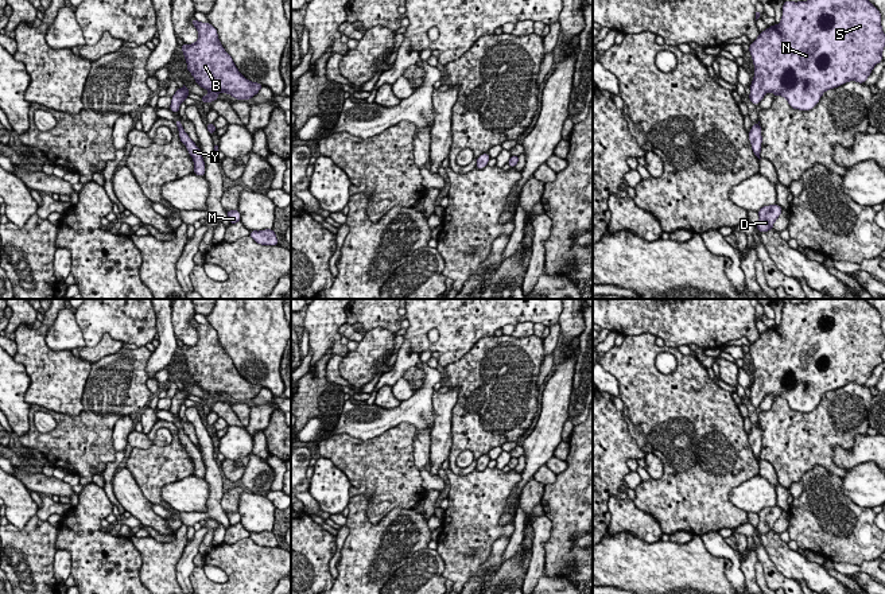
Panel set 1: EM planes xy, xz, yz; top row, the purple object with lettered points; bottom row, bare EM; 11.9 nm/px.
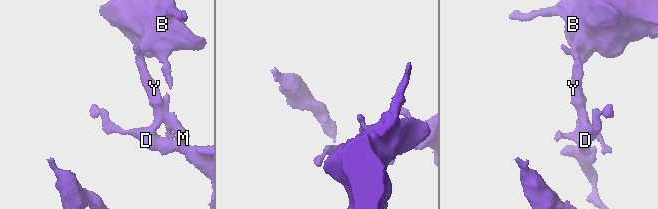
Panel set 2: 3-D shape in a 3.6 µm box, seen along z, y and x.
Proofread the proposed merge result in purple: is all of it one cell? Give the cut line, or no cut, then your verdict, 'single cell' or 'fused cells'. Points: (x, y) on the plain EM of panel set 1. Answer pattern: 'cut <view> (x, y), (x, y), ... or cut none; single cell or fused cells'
cut none; single cell

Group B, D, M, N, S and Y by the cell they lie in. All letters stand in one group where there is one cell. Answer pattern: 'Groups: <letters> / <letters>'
Groups: B D M N S Y

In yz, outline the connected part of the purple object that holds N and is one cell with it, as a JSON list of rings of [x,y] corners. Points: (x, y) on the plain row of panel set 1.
[[[810,299],[808,303],[784,303],[781,323],[760,334],[749,349],[754,365],[750,403],[757,407],[772,393],[773,397],[783,397],[793,411],[810,412],[826,392],[849,383],[863,385],[867,381],[873,369],[882,362],[885,335],[880,312],[866,299]]]

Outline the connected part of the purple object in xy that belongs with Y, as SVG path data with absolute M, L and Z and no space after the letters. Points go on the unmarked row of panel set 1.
M175 422L175 426L178 427L181 443L186 447L190 458L194 462L194 475L199 478L205 477L205 463L202 461L201 451L195 447L195 444L185 434L182 424L179 422Z

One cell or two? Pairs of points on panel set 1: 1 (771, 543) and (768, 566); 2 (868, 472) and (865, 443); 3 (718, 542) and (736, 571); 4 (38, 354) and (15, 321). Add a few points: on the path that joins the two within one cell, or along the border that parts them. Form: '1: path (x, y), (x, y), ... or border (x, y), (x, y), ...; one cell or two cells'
1: border (759, 534), (772, 563), (794, 579); two cells
2: border (870, 461), (857, 464), (849, 469); two cells
3: path (724, 548), (736, 560), (736, 565); one cell
4: border (28, 326), (22, 323), (14, 332); two cells

